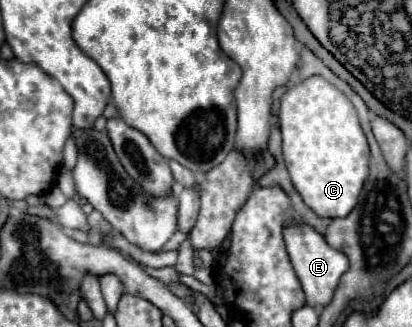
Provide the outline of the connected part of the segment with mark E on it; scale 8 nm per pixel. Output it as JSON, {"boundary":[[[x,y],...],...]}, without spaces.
{"boundary":[[[298,225],[298,227],[286,227],[284,239],[288,247],[290,261],[294,265],[294,271],[302,283],[302,289],[306,293],[306,305],[310,307],[326,307],[338,287],[340,277],[348,271],[348,257],[340,251],[334,251],[326,239],[316,233],[310,225]]]}

